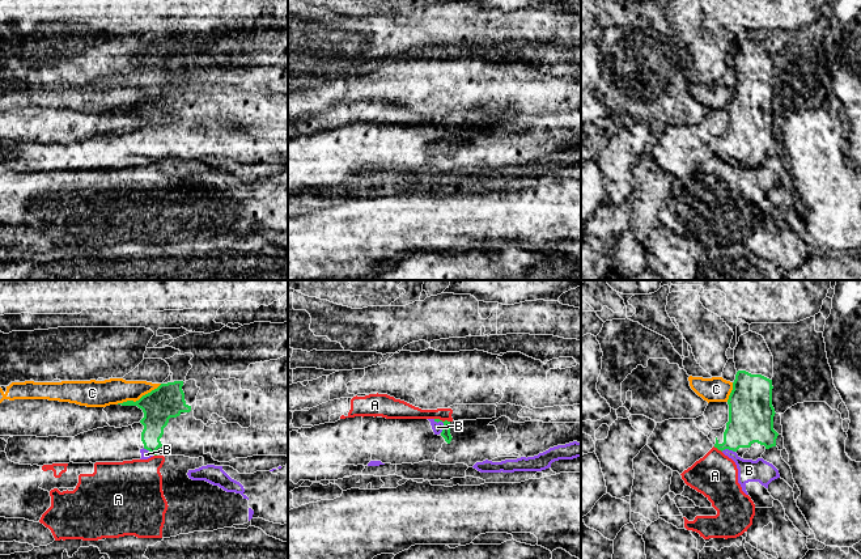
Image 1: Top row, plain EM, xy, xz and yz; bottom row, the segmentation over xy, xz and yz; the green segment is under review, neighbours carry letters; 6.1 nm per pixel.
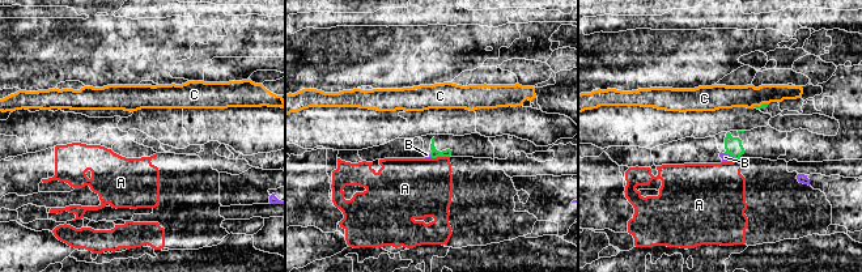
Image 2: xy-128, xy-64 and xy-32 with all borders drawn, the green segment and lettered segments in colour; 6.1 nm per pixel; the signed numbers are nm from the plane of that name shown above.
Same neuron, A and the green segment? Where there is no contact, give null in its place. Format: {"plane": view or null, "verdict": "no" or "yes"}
{"plane": "xz", "verdict": "no"}

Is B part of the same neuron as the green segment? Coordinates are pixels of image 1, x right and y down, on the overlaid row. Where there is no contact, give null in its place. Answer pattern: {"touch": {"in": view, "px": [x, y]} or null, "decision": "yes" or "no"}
{"touch": {"in": "xz", "px": [442, 422]}, "decision": "no"}

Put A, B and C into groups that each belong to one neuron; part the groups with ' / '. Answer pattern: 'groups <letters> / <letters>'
groups A B / C

